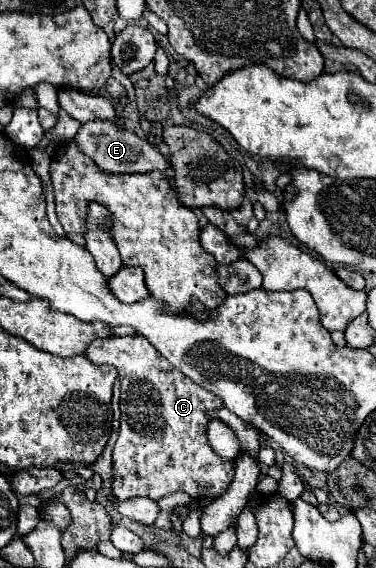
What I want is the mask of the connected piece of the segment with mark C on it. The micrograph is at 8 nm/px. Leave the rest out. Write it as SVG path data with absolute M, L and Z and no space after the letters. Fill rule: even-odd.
M111 336L111 338L97 338L93 340L85 356L93 364L113 364L119 374L121 382L121 396L119 408L121 408L121 428L119 438L113 450L113 494L117 498L135 498L135 496L147 496L153 500L159 500L161 496L167 496L171 492L185 492L193 498L217 498L225 494L225 486L233 480L233 462L225 462L213 454L207 438L205 438L205 426L209 422L207 410L221 408L221 400L205 390L203 386L197 386L195 382L189 382L185 374L181 374L177 368L169 366L149 342L141 336Z

